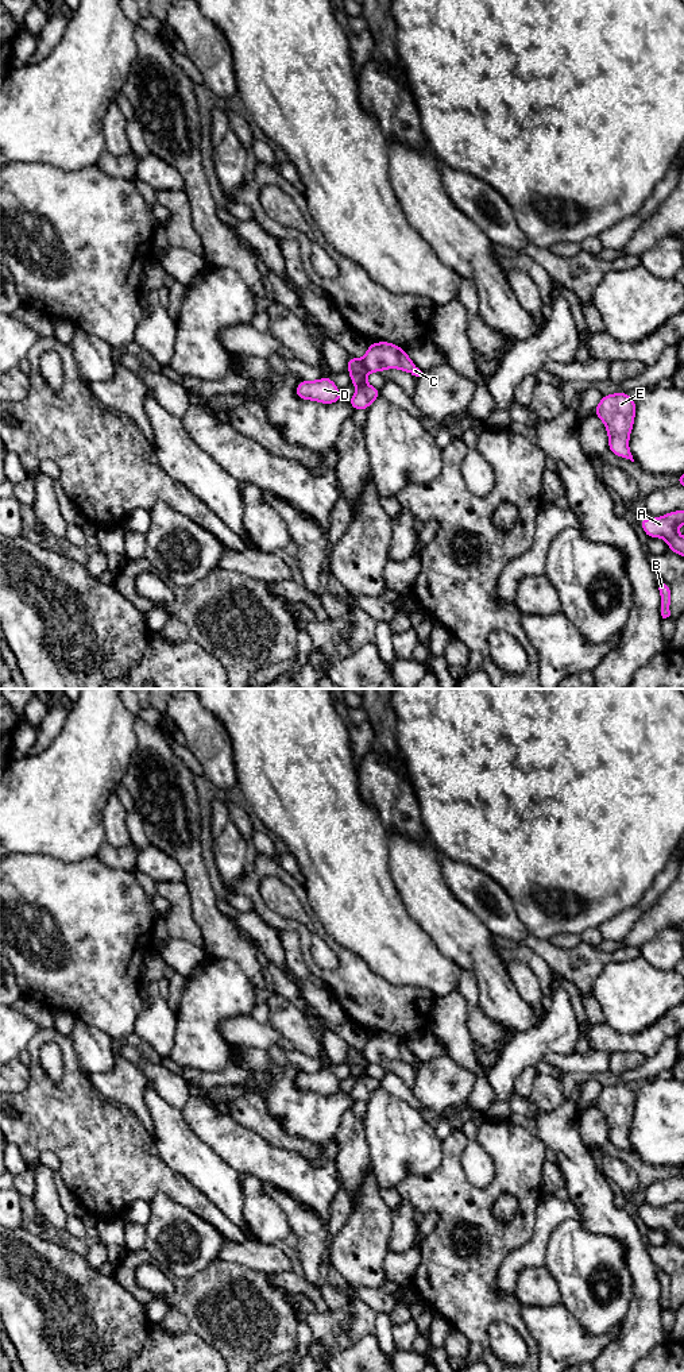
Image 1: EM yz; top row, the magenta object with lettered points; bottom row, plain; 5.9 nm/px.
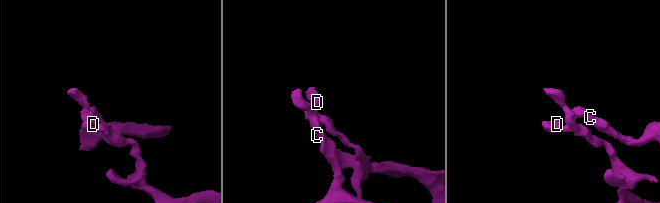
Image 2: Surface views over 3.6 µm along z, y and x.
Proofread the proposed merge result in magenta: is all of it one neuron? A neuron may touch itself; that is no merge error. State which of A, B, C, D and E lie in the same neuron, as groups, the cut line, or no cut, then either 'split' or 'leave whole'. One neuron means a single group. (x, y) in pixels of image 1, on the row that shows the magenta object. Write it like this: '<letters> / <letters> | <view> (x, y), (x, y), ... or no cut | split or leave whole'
A B C E / D | yz (362, 361), (368, 370) | split

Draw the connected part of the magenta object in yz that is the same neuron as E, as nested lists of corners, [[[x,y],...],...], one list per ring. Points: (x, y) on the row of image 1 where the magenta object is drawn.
[[[627,393],[606,394],[596,405],[594,415],[606,425],[608,433],[608,450],[619,458],[634,462],[629,450],[629,436],[635,419],[635,400]]]

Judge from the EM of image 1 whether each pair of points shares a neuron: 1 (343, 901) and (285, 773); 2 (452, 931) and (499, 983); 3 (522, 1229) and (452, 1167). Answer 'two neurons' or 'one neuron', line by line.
1: one neuron
2: one neuron
3: one neuron

